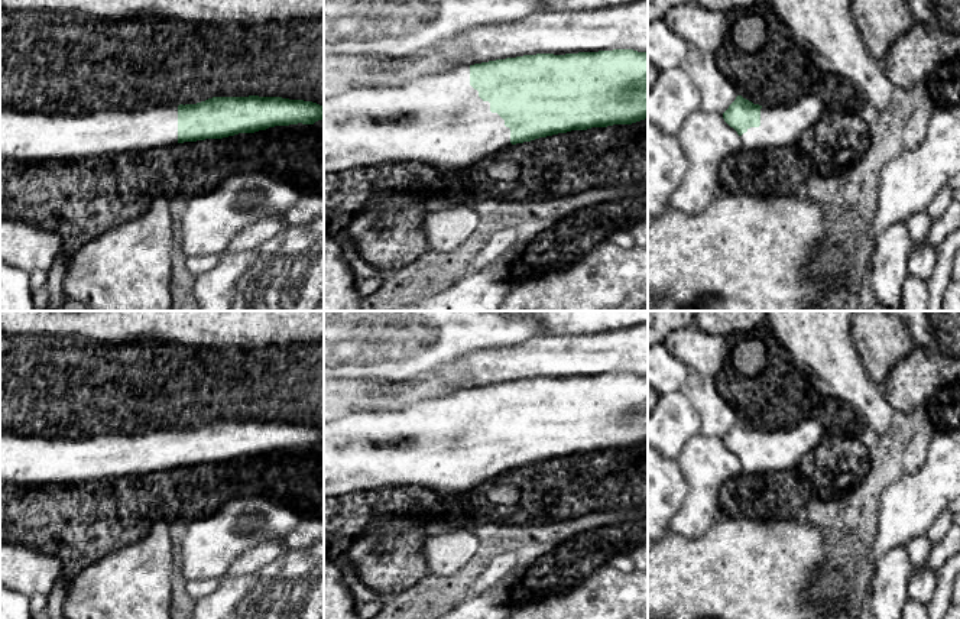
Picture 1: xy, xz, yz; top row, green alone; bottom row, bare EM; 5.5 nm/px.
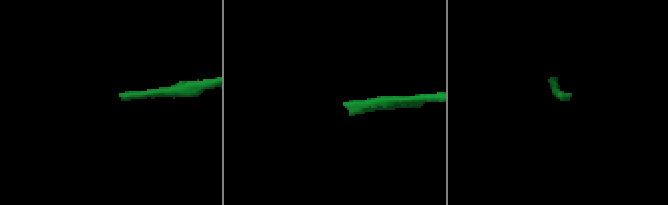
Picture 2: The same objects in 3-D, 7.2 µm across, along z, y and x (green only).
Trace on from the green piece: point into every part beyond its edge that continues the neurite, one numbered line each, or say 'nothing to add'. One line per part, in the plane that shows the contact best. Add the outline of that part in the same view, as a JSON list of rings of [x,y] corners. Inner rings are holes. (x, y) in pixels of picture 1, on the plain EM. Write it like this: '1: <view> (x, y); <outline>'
1: xz (441, 444); [[[461,389],[448,396],[435,401],[416,404],[395,412],[360,412],[351,414],[340,419],[324,422],[324,498],[335,498],[351,495],[363,490],[374,490],[392,486],[418,486],[427,487],[444,498],[460,496],[481,483],[499,477],[502,473],[510,470],[510,453],[505,450],[505,444],[490,435],[490,427],[479,421],[479,415],[470,409],[470,390]]]

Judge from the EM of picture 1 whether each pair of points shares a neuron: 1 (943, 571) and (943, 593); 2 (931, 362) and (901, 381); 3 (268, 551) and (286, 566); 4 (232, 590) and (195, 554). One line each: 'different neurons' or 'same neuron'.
1: same neuron
2: same neuron
3: different neurons
4: different neurons

